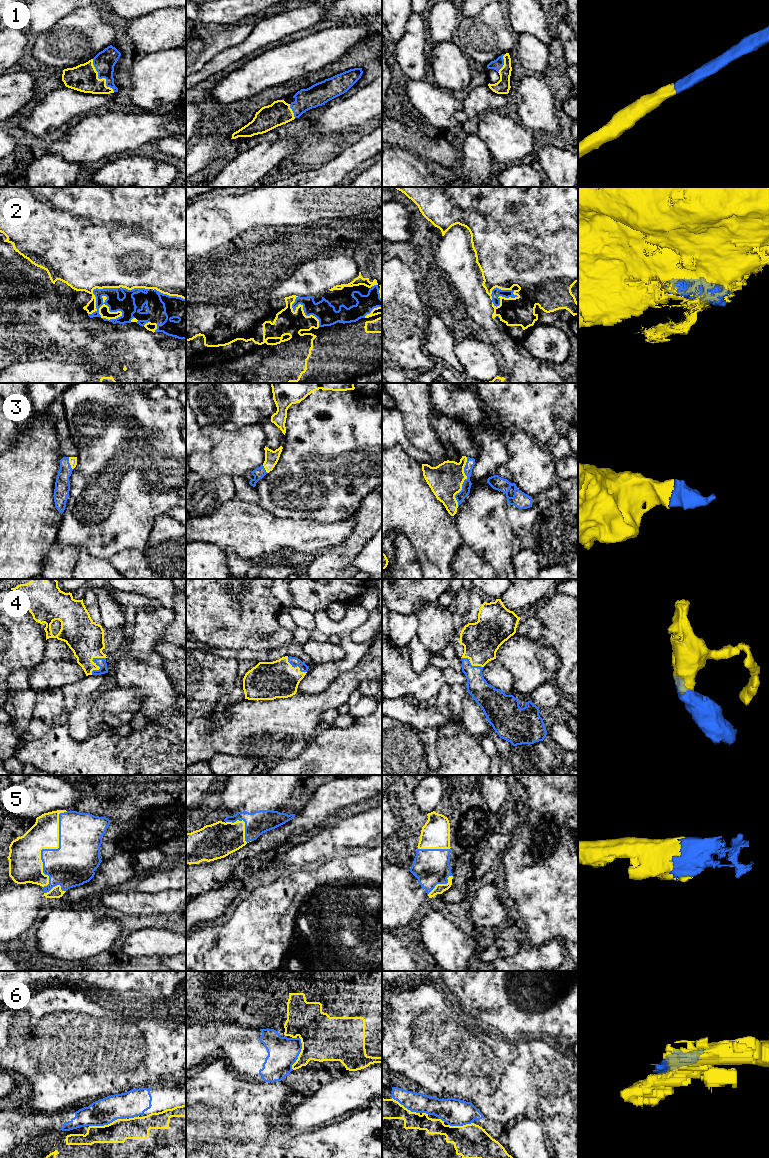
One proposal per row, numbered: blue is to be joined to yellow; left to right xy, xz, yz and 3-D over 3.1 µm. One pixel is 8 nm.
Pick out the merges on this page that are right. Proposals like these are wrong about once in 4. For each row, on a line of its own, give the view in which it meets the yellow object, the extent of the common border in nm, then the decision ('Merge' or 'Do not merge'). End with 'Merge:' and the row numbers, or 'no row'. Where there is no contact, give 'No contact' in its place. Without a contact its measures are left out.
1: Touches yellow in xy. Shared border 320 nm. Merge
2: Touches yellow in xy. Shared border 320 nm. Do not merge
3: Touches yellow in yz. Shared border 400 nm. Merge
4: Touches yellow in xy. Shared border 180 nm. Merge
5: Touches yellow in xy. Shared border 650 nm. Merge
6: Touches yellow in xy. Shared border 320 nm. Merge
Merge: 1, 3, 4, 5, 6

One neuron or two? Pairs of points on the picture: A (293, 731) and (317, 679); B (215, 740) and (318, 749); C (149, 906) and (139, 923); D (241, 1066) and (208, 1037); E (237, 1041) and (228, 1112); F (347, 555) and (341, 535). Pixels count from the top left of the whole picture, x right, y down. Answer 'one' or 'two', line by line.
A: two
B: two
C: two
D: one
E: two
F: two

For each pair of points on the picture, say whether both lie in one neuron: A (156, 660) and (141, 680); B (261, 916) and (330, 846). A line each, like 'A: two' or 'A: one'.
A: two
B: two

